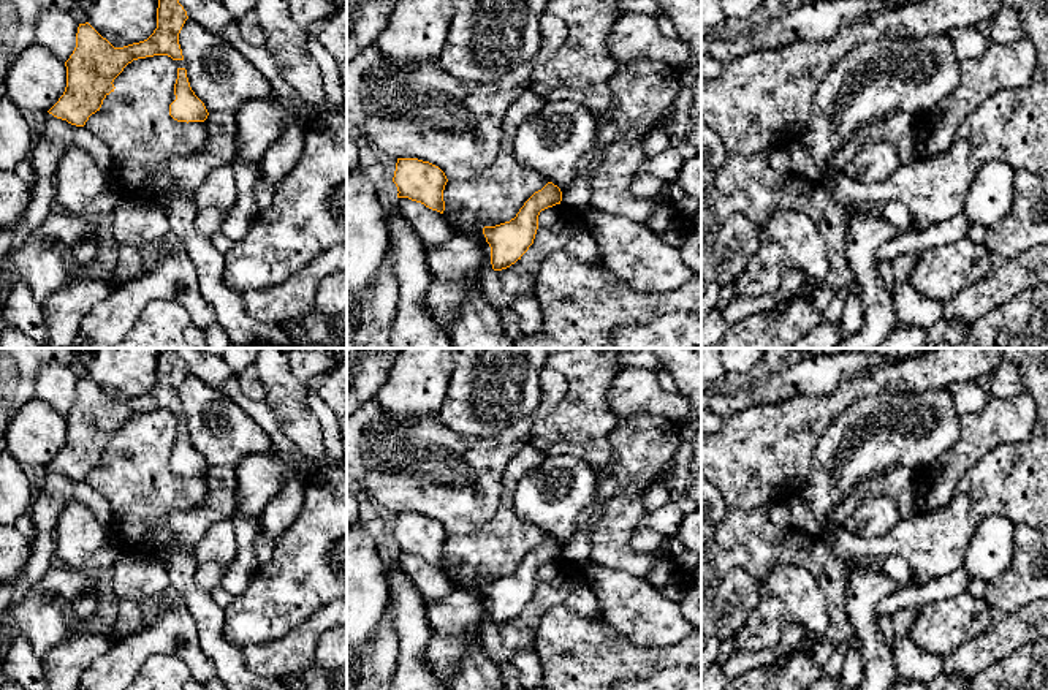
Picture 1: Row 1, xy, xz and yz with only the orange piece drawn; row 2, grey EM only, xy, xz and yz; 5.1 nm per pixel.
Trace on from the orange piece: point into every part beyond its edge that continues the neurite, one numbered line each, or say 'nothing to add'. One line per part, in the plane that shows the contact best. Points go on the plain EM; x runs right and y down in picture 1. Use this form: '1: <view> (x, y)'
nothing to add

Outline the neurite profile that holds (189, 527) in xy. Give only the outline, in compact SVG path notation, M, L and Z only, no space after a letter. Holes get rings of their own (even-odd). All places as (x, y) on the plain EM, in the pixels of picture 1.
M212 467L204 475L207 494L203 505L188 511L171 511L169 525L174 538L171 552L195 551L207 529L222 519L230 519L234 513L234 492L237 486L237 468Z

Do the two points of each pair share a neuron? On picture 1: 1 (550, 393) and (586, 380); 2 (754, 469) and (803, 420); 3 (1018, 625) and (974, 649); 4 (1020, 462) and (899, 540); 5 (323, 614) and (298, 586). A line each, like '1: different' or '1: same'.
1: different
2: same
3: same
4: same
5: different

